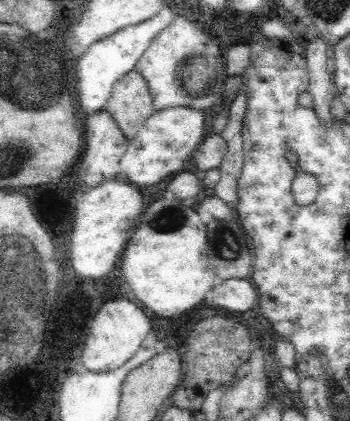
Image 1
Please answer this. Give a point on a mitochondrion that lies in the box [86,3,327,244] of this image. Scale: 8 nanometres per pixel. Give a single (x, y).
(192, 78)

